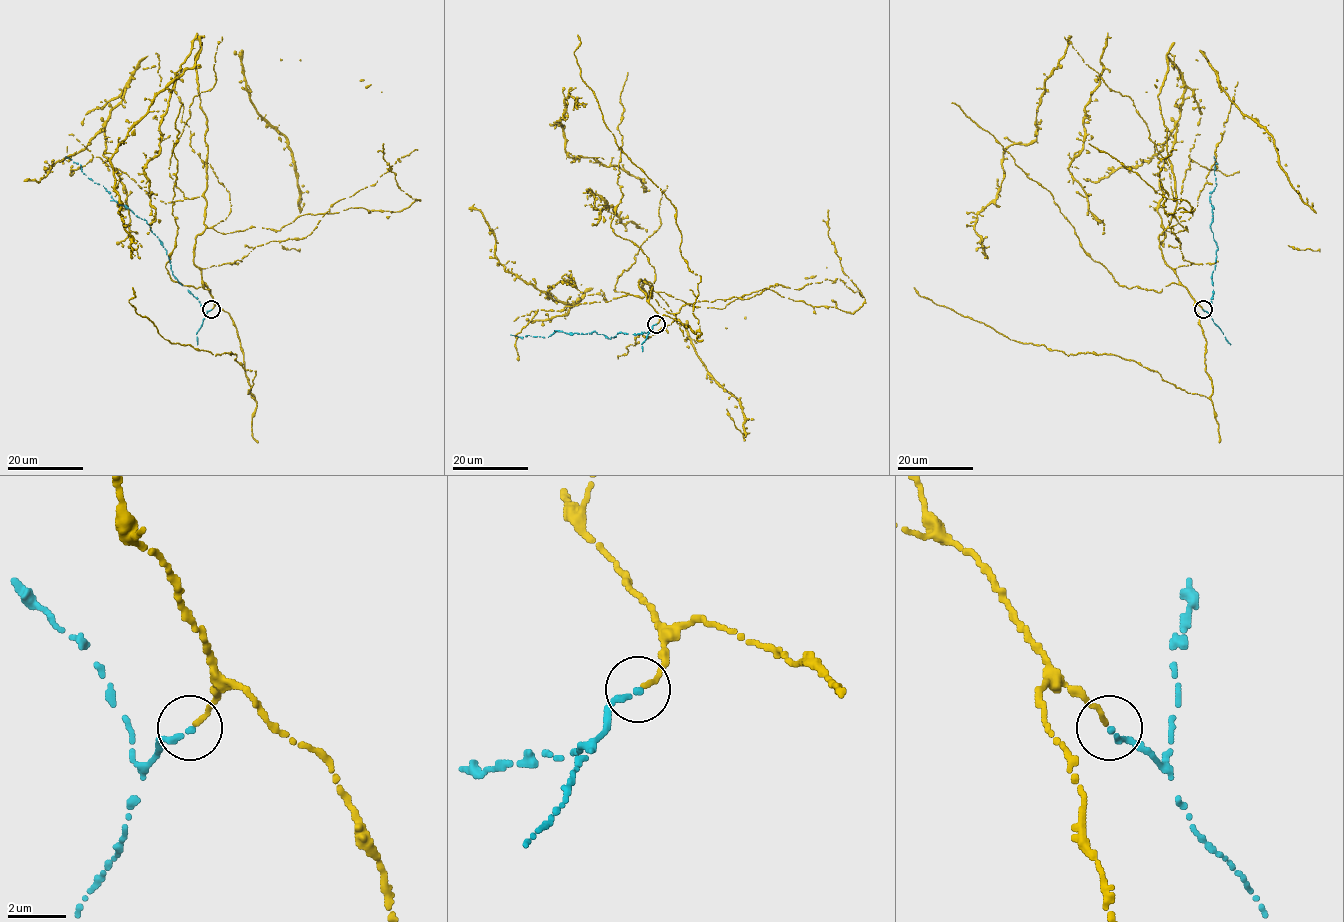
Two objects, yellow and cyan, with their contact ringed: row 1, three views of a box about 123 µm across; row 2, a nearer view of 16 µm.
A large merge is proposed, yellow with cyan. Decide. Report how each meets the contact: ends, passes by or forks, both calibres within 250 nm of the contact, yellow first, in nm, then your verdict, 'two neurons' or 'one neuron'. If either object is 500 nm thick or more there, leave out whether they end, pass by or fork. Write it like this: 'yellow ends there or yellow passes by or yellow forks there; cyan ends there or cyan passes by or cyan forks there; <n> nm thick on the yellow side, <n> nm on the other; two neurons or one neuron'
yellow ends there; cyan ends there; 160 nm thick on the yellow side, 240 nm on the other; one neuron

